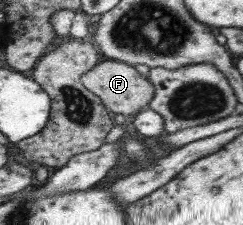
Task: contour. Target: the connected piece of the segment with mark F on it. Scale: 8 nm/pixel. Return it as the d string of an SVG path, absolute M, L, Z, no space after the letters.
M118 60L100 61L93 70L85 73L83 81L85 86L101 97L106 107L115 114L132 115L152 102L155 96L155 85L148 78L142 77L142 73L138 73L138 69L133 65Z

